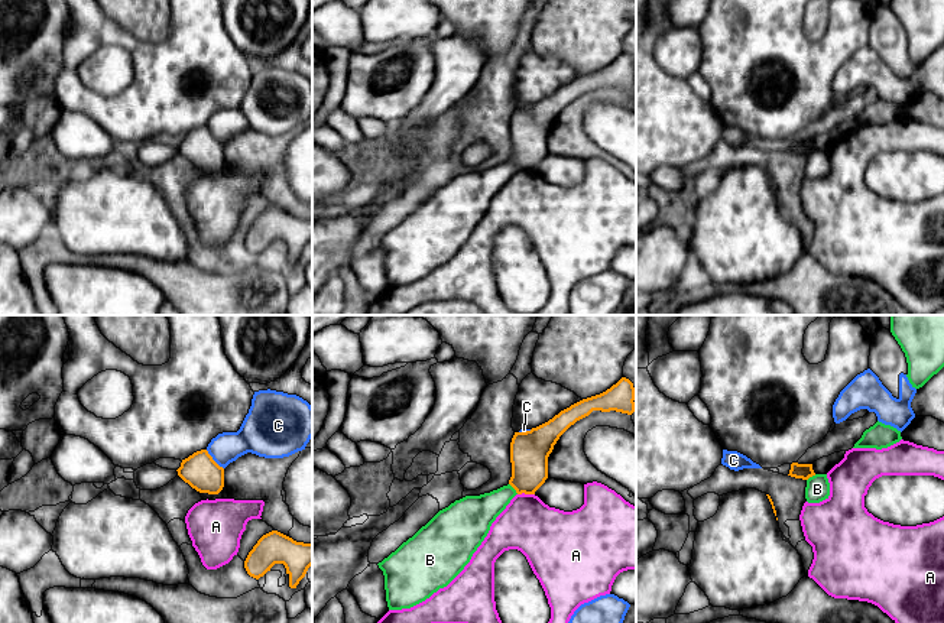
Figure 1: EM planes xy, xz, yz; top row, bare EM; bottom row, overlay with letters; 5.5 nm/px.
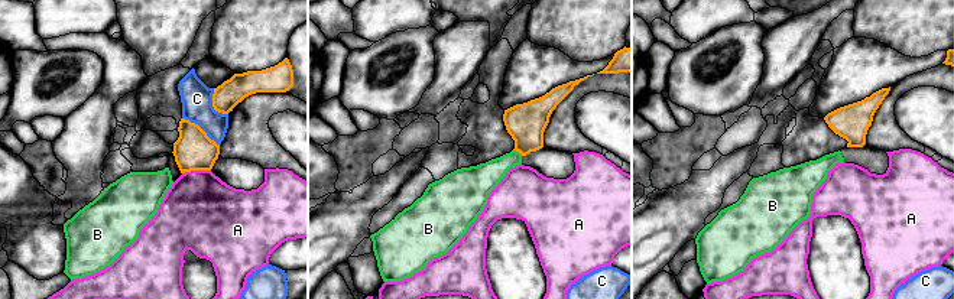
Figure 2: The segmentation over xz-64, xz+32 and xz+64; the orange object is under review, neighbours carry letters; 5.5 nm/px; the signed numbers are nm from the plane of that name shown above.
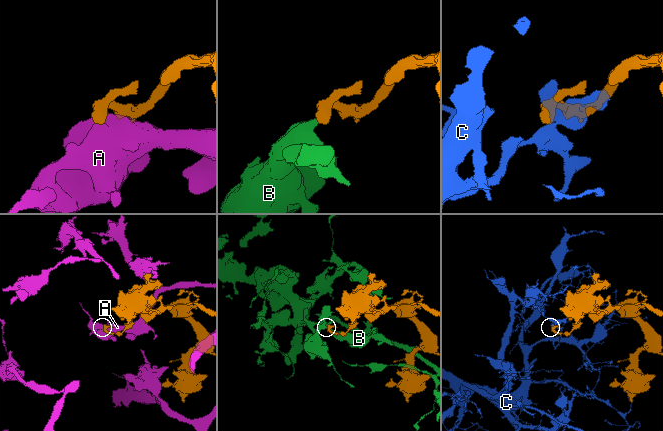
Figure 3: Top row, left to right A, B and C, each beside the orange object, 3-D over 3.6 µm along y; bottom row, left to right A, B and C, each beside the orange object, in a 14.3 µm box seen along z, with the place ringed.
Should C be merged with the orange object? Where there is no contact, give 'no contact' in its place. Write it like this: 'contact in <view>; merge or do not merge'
contact in xy; do not merge

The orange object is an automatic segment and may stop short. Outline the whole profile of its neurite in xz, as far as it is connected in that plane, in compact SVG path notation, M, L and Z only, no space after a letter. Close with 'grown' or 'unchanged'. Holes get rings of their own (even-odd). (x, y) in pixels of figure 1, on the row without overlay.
M622 53L606 68L583 75L561 87L548 98L526 108L515 108L510 119L512 153L509 160L518 171L535 171L548 155L548 133L559 113L593 87L635 88L633 59Z; unchanged

